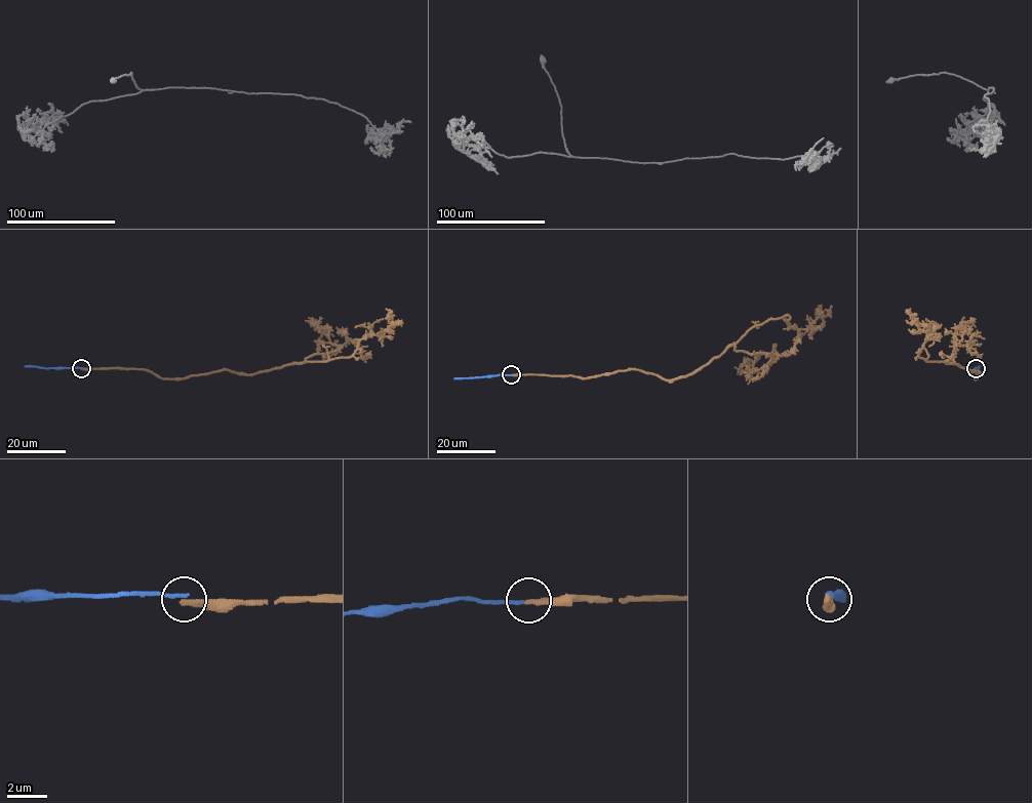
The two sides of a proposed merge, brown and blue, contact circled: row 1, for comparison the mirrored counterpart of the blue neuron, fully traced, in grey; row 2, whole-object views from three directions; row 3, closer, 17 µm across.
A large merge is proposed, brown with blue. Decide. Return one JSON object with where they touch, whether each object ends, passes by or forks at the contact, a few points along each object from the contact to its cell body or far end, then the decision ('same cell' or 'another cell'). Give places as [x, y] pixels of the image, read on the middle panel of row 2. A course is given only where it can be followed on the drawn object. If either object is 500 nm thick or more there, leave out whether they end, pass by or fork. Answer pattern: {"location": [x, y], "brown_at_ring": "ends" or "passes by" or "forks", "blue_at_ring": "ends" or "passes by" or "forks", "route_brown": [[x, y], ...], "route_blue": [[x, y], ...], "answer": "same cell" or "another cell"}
{"location": [511, 374], "brown_at_ring": "ends", "blue_at_ring": "ends", "route_brown": [[511, 375], [590, 377], [638, 369], [668, 379], [684, 377], [769, 320], [820, 327], [815, 310]], "route_blue": [[511, 375], [454, 377]], "answer": "another cell"}

